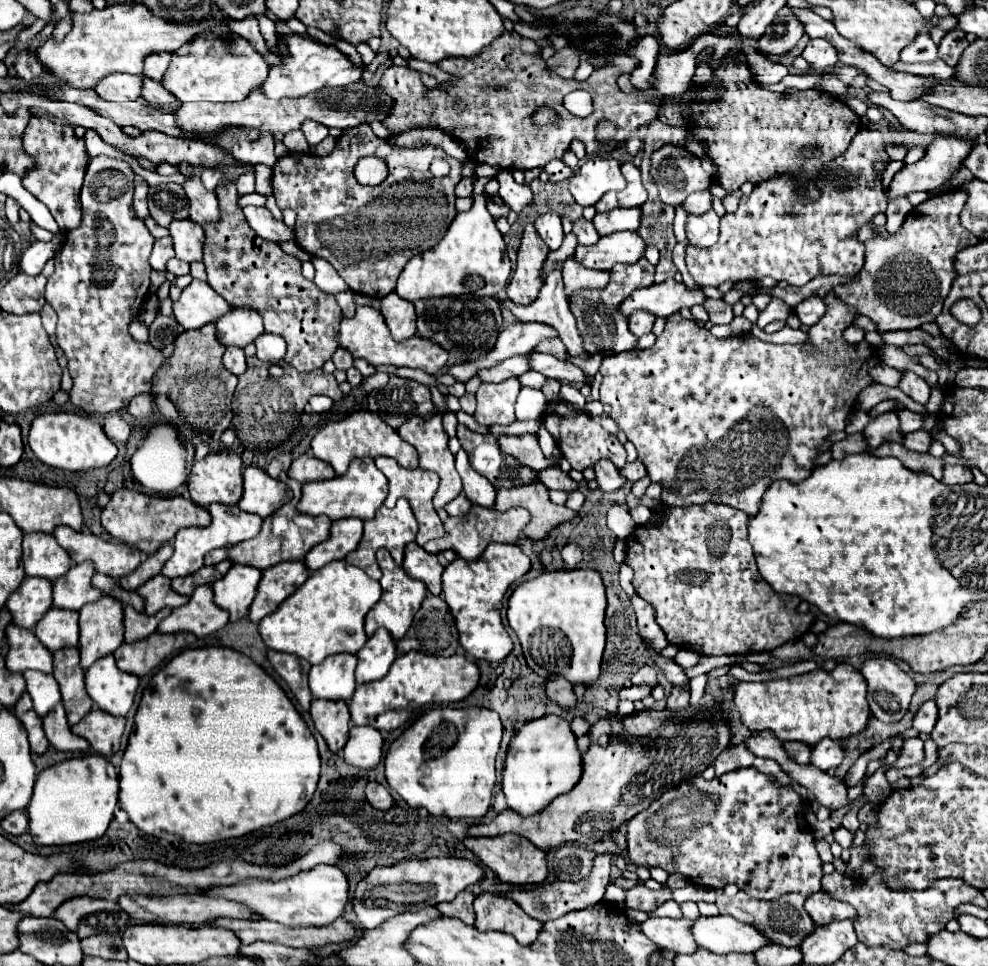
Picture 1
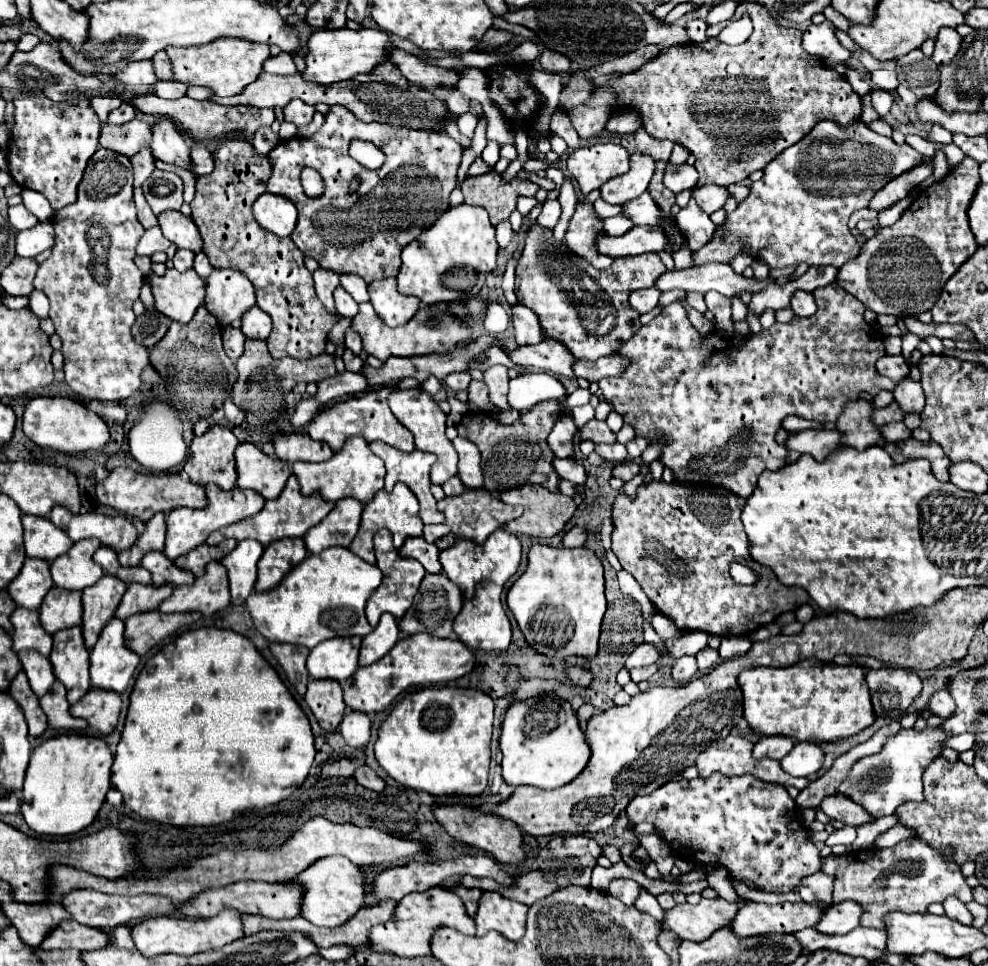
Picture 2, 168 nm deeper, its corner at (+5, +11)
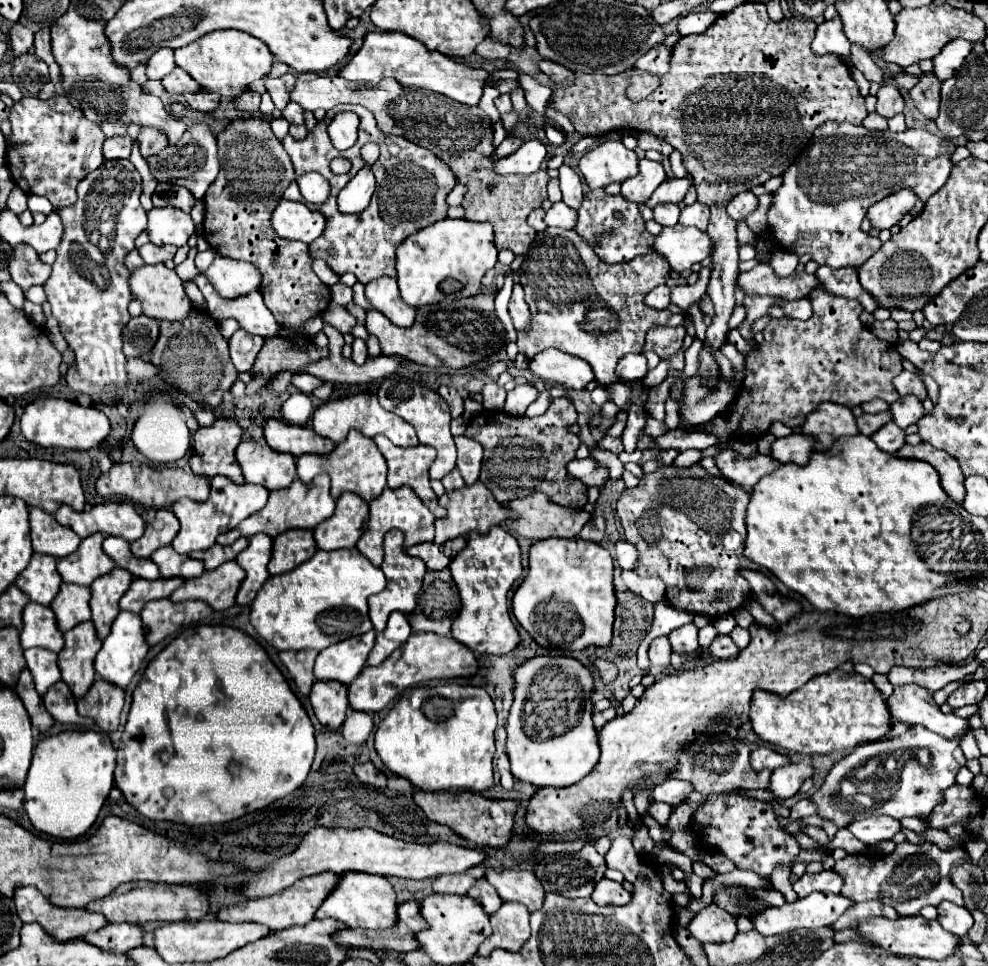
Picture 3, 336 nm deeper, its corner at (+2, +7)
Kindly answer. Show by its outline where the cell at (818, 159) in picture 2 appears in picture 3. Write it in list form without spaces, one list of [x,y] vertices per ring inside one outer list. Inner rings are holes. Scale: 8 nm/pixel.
[[[828,121],[820,125],[798,161],[782,175],[784,185],[774,193],[774,201],[768,211],[768,225],[772,235],[784,249],[798,255],[808,253],[818,265],[828,265],[832,269],[848,265],[858,267],[868,261],[882,245],[878,239],[860,231],[860,223],[866,217],[868,207],[892,193],[898,193],[900,189],[912,189],[918,199],[928,201],[928,197],[932,197],[946,183],[954,167],[950,159],[954,151],[956,147],[952,141],[936,137],[926,129],[906,129],[902,133],[892,133],[868,131],[866,127],[856,127],[850,123],[838,125]]]

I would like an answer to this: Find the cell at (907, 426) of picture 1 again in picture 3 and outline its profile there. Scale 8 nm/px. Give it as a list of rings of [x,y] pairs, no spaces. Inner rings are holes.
[[[882,411],[882,413],[876,413],[876,415],[860,415],[858,419],[856,419],[856,425],[858,425],[858,431],[862,433],[862,435],[872,435],[872,433],[876,433],[882,425],[886,425],[888,421],[892,419],[892,415],[888,413],[888,411]]]

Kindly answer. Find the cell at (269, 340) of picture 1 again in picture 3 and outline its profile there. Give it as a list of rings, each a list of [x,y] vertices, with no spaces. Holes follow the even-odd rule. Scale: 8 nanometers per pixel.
[[[204,275],[196,277],[194,281],[196,281],[198,289],[202,291],[206,303],[208,303],[210,317],[214,317],[216,321],[232,317],[240,323],[240,327],[244,331],[254,333],[254,335],[262,335],[262,337],[274,337],[276,331],[280,329],[276,325],[272,311],[264,305],[260,289],[256,289],[244,297],[236,297],[236,299],[228,301],[228,299],[220,297],[216,293],[216,289],[212,289],[210,281]]]

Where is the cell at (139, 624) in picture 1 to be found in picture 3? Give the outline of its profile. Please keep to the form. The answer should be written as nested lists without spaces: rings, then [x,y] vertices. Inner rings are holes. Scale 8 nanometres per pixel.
[[[170,577],[170,579],[156,579],[156,581],[144,581],[144,579],[134,579],[130,589],[122,595],[120,599],[120,609],[130,611],[130,613],[140,613],[140,609],[154,599],[164,599],[170,597],[172,591],[182,585],[182,577]]]

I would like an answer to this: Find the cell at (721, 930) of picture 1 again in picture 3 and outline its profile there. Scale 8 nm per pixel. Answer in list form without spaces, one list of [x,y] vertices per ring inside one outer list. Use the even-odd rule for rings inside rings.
[[[812,893],[804,899],[796,899],[794,903],[786,903],[782,907],[770,907],[758,915],[754,915],[754,929],[762,935],[780,935],[794,929],[820,929],[830,927],[846,909],[850,909],[854,901],[834,893]]]

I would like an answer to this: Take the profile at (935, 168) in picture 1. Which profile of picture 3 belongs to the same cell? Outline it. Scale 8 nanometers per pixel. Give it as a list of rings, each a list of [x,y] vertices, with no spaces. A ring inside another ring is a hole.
[[[902,189],[894,195],[888,195],[884,201],[878,201],[876,205],[872,205],[866,217],[870,219],[874,229],[878,231],[890,229],[914,207],[914,203],[916,203],[916,195],[910,189]]]

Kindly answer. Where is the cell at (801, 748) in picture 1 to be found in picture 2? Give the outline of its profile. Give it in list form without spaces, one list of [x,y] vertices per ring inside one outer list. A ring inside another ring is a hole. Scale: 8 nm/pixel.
[[[773,735],[773,737],[759,737],[759,741],[753,747],[753,757],[763,759],[783,759],[793,749],[793,739],[785,735]]]

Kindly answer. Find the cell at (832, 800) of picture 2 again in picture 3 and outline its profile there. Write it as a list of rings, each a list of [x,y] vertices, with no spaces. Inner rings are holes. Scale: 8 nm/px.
[[[882,815],[882,817],[868,817],[862,821],[854,821],[848,829],[864,845],[876,845],[882,841],[890,841],[902,829],[902,825],[898,819]]]

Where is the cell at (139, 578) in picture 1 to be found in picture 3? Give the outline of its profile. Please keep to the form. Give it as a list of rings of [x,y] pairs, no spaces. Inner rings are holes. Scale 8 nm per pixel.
[[[160,509],[156,511],[156,517],[146,523],[146,531],[140,539],[132,541],[130,549],[136,557],[150,557],[156,549],[170,545],[172,539],[176,537],[180,525],[176,515],[170,509]]]

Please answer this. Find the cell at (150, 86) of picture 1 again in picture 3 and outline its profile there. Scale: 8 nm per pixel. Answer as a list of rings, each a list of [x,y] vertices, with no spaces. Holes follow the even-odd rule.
[[[206,91],[188,93],[188,95],[184,95],[184,99],[186,99],[188,107],[192,107],[198,113],[212,113],[212,111],[216,111],[216,107],[220,103],[218,93],[206,93]]]

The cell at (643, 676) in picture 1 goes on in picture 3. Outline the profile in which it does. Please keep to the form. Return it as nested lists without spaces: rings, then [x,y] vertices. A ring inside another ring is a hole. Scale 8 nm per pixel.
[[[658,637],[650,643],[648,657],[650,657],[652,665],[658,665],[658,667],[670,665],[670,653],[672,653],[672,647],[670,647],[668,637]]]

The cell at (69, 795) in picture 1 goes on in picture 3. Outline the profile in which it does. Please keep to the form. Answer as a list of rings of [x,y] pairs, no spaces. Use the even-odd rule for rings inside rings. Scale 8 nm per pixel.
[[[62,731],[34,747],[32,767],[24,783],[24,809],[36,831],[56,839],[76,839],[96,821],[114,787],[116,749],[100,731]]]

